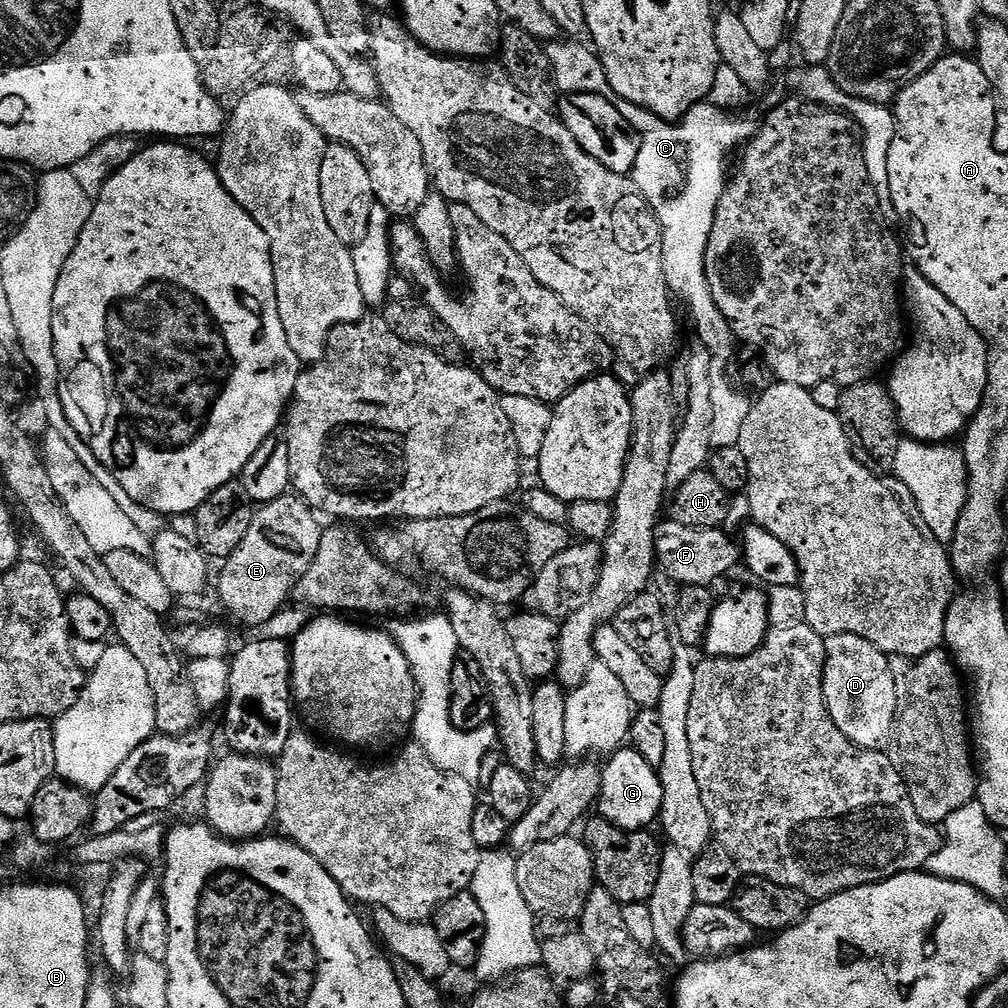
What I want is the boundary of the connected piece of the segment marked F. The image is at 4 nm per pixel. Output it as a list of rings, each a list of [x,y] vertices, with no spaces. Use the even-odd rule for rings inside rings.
[[[665,519],[656,526],[656,564],[676,586],[696,584],[711,586],[742,560],[742,548],[727,536],[724,528],[682,526],[676,520]]]

